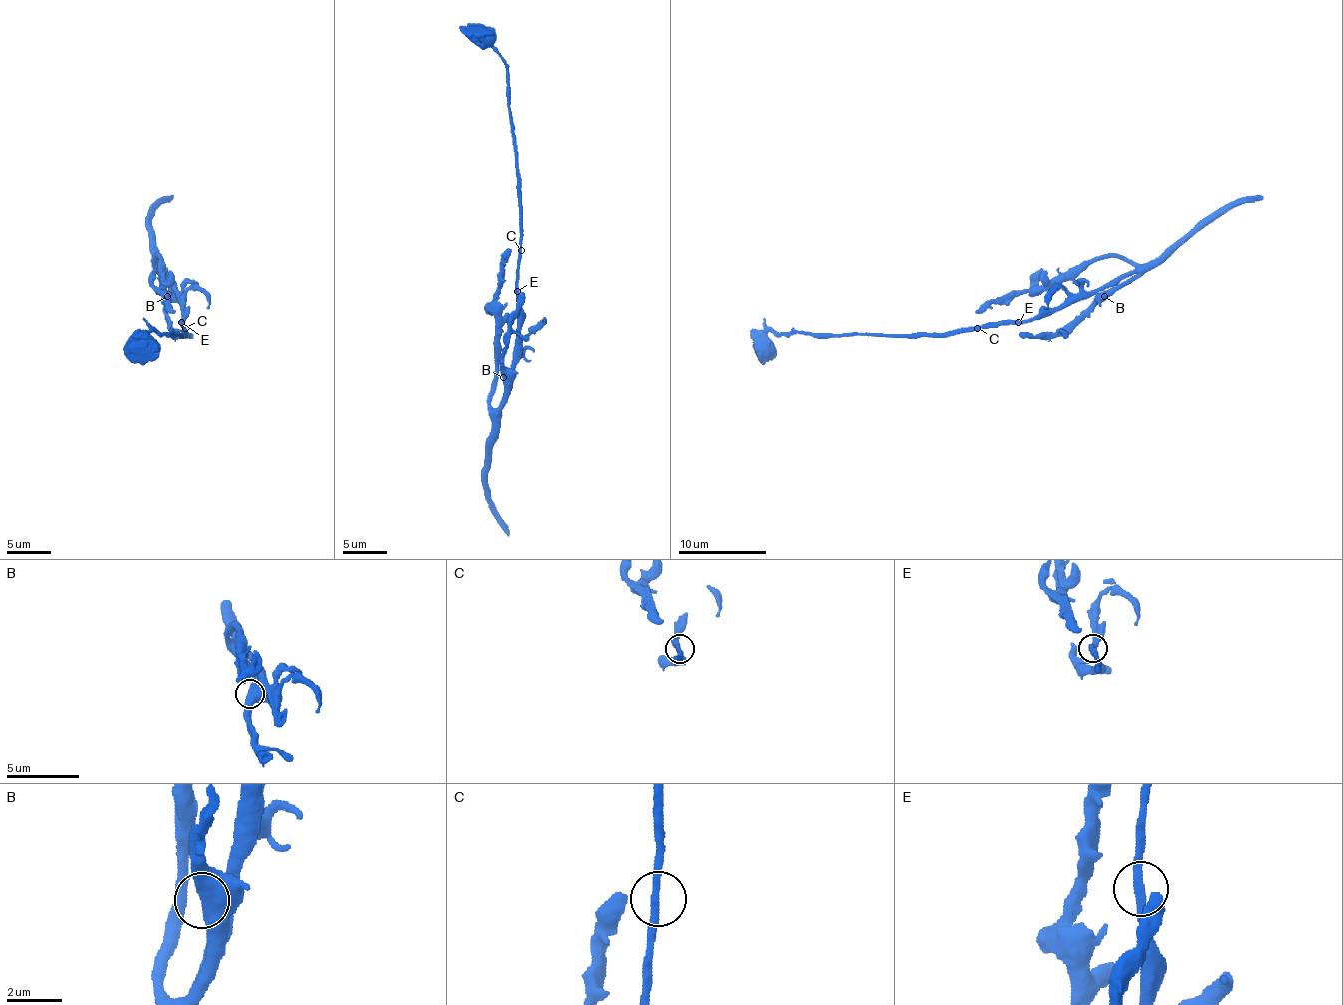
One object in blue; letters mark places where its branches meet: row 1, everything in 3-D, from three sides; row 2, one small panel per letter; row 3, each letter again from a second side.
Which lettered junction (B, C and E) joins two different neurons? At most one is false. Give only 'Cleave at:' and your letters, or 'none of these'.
Cleave at: none of these

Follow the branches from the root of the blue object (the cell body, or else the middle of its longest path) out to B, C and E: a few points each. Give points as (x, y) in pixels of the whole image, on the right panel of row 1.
B: (1032, 318), (1040, 318), (1093, 294), (1104, 296)
C: (1032, 318), (1014, 323), (988, 323), (977, 327)
E: (1032, 318), (1019, 323)

